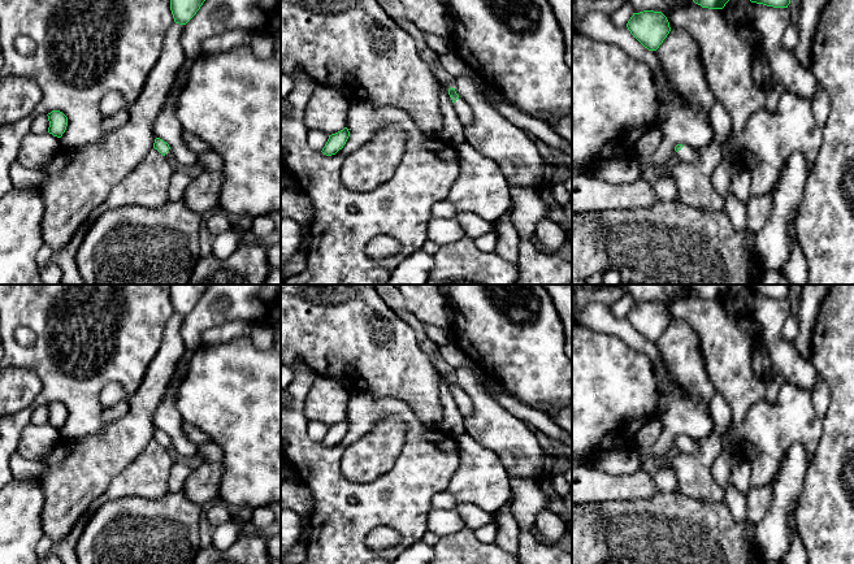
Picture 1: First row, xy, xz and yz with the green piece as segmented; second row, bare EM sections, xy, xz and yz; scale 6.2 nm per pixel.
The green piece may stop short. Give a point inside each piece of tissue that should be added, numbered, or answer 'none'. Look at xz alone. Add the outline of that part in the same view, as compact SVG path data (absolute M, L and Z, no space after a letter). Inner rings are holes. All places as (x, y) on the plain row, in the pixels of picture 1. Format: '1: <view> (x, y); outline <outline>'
1: xz (464, 404); outline M460 387L454 394L454 398L455 398L456 405L463 416L468 416L468 415L473 413L473 403Z

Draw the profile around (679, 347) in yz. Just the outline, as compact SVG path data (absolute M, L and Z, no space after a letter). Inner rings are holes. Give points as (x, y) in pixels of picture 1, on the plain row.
M672 321L656 340L658 352L675 385L707 404L715 395L699 347L698 334L684 321Z

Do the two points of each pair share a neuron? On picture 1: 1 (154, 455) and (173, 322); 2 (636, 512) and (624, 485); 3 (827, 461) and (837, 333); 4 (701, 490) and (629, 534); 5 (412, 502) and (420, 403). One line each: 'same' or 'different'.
1: different
2: different
3: same
4: different
5: different

